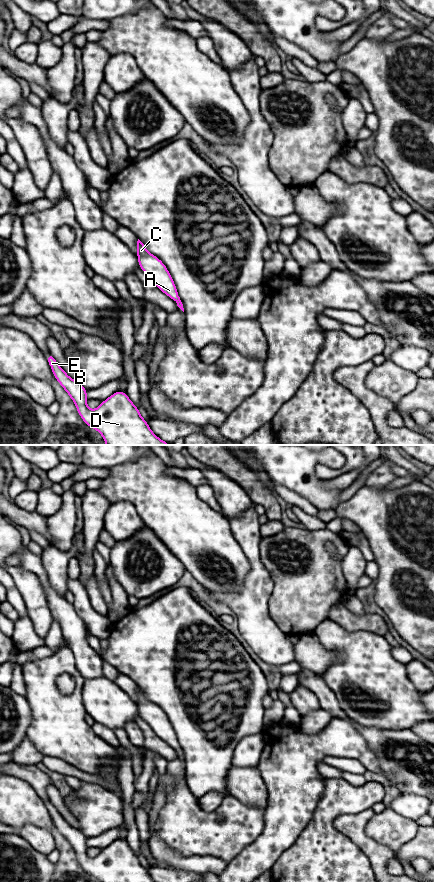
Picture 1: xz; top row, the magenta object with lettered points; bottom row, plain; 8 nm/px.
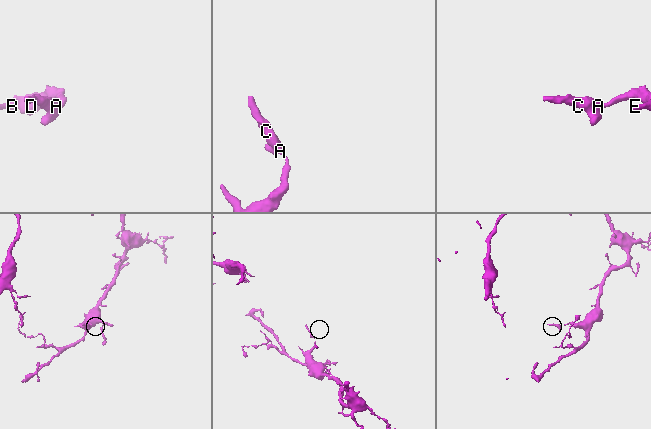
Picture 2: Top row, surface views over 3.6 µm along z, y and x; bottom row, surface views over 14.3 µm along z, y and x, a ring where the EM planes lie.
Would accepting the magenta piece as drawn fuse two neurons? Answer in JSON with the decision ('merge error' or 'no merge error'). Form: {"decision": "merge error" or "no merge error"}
{"decision": "no merge error"}

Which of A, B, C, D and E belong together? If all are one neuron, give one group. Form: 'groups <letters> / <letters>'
groups A B C D E

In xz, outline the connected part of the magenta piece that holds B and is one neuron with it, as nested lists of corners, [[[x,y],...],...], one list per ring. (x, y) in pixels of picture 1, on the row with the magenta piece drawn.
[[[52,356],[48,362],[55,379],[75,403],[81,419],[103,436],[106,445],[170,445],[154,434],[125,391],[114,392],[99,407],[90,410],[87,389],[70,378]]]

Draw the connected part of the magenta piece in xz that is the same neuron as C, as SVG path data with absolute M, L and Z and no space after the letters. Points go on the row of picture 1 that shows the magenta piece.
M139 239L137 241L136 254L141 270L159 290L176 302L177 306L184 312L176 285L165 264L158 257L151 254Z

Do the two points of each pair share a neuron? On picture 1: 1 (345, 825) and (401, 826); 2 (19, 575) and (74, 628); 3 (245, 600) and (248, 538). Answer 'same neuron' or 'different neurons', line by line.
1: different neurons
2: different neurons
3: same neuron

